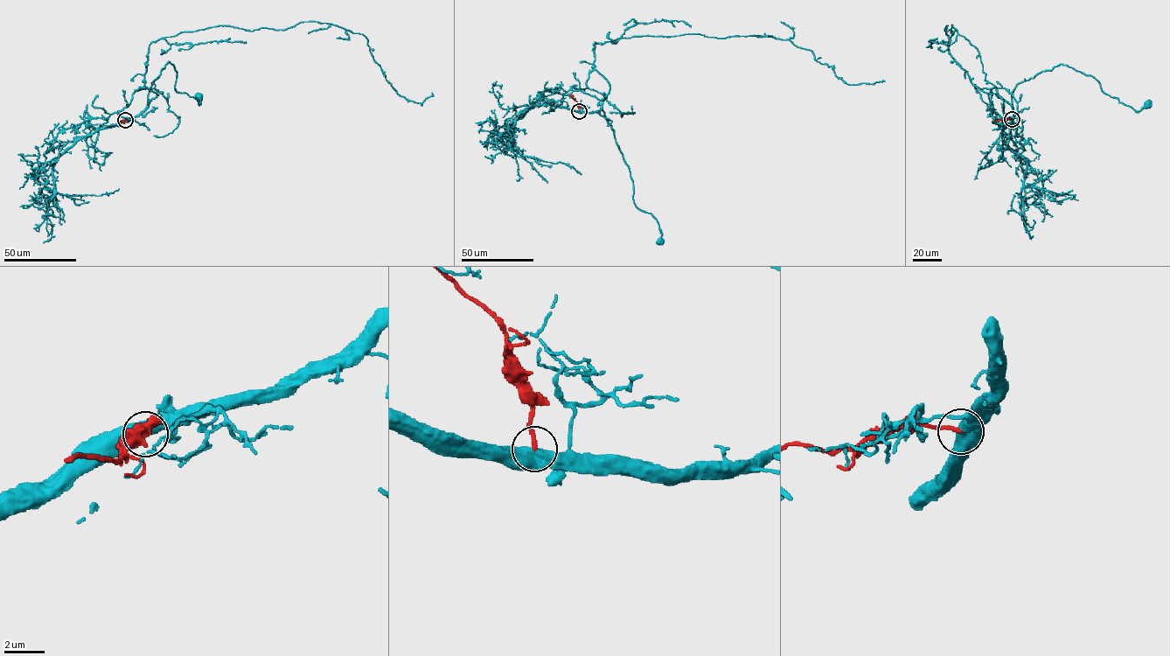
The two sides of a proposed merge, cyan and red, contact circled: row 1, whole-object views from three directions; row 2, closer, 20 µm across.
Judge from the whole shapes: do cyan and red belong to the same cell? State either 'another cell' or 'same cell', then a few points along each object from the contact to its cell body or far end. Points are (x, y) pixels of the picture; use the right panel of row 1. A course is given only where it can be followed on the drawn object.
another cell; course cyan (1012, 119), (1015, 87), (1061, 64), (1091, 75), (1103, 93), (1135, 110), (1146, 108), (1148, 103); course red (1012, 119), (995, 120)

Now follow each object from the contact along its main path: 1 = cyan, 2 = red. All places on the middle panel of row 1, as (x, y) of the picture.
1: (579, 111), (595, 112), (601, 108), (603, 111), (630, 170), (634, 204), (656, 219), (661, 233), (660, 241)
2: (579, 111), (571, 94)

